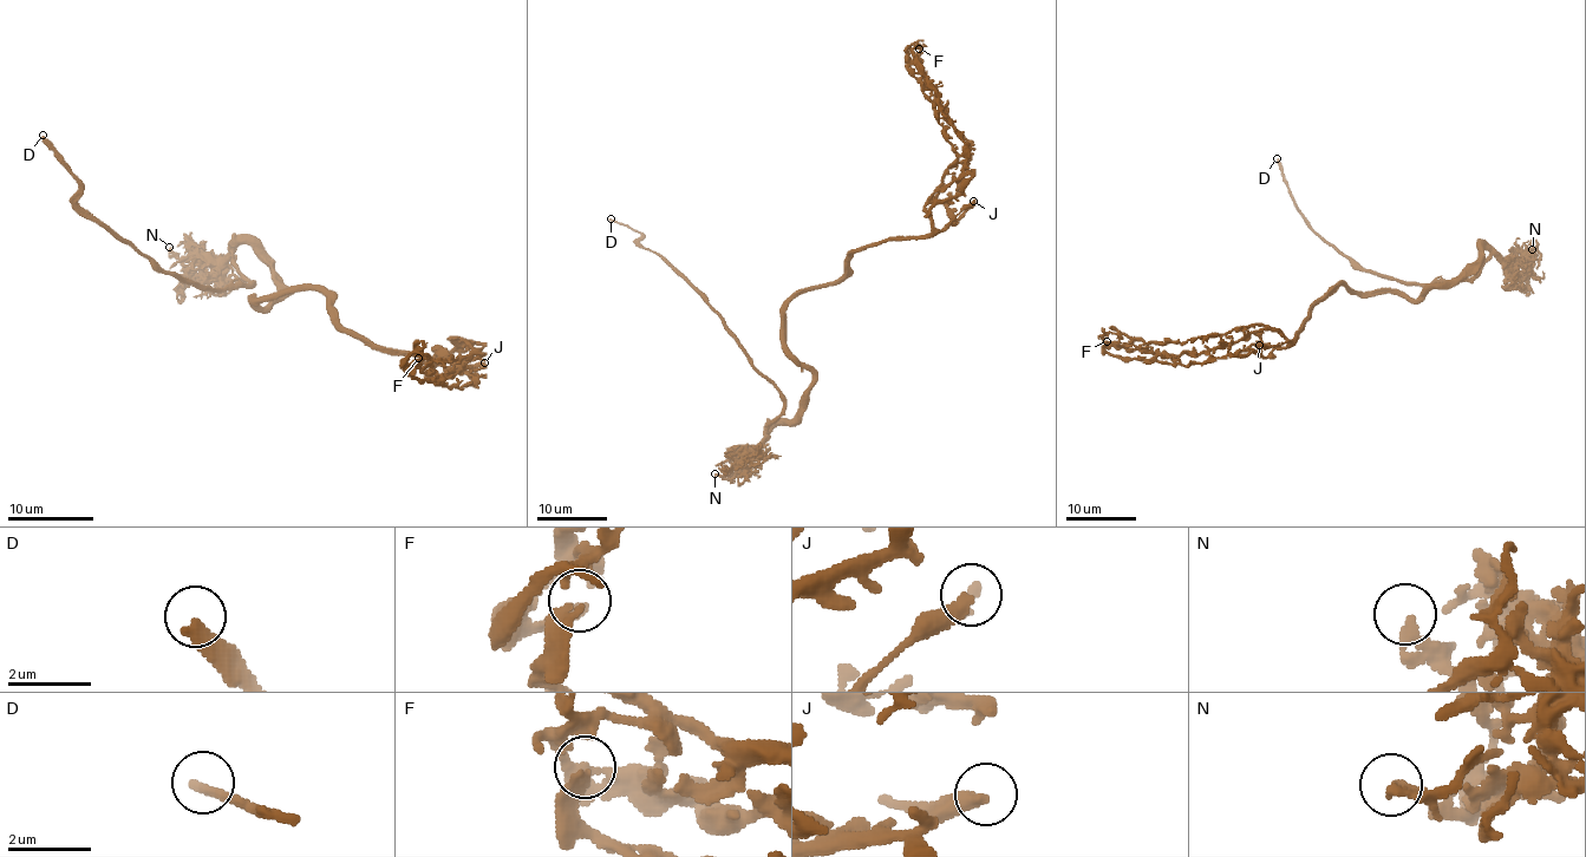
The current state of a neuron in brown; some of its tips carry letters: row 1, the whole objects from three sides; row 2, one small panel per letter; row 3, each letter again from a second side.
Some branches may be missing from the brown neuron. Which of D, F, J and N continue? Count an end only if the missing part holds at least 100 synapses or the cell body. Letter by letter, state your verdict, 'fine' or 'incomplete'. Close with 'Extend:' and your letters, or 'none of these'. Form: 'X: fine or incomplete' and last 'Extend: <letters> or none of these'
D: incomplete
F: fine
J: fine
N: fine
Extend: D

